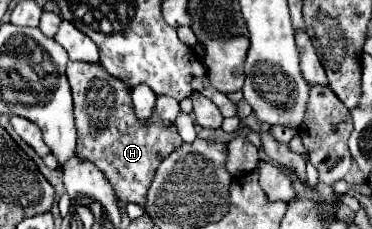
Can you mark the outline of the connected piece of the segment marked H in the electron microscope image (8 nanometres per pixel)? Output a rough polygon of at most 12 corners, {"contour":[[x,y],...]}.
{"contour":[[69,61],[77,155],[145,207],[183,143],[99,63]]}

